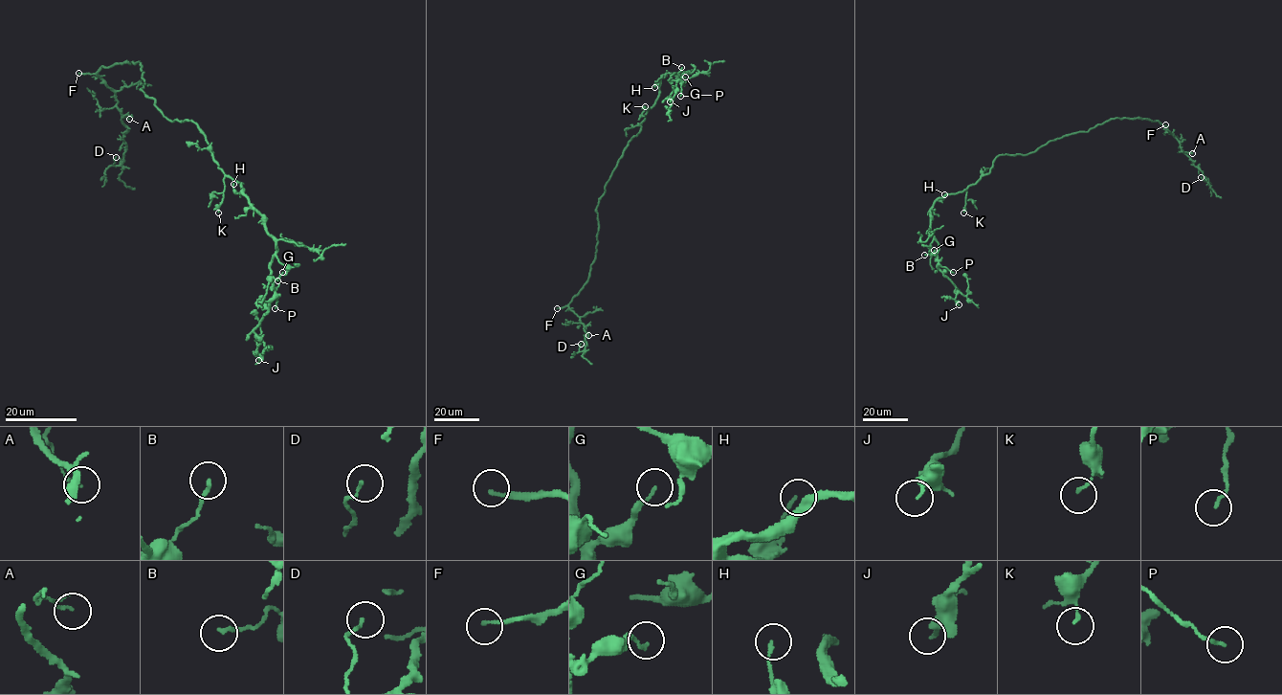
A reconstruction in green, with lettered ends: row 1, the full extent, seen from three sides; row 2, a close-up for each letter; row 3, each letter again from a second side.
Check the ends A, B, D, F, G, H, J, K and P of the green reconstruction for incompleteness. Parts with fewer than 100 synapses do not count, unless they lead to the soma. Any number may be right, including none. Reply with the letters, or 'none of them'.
F

